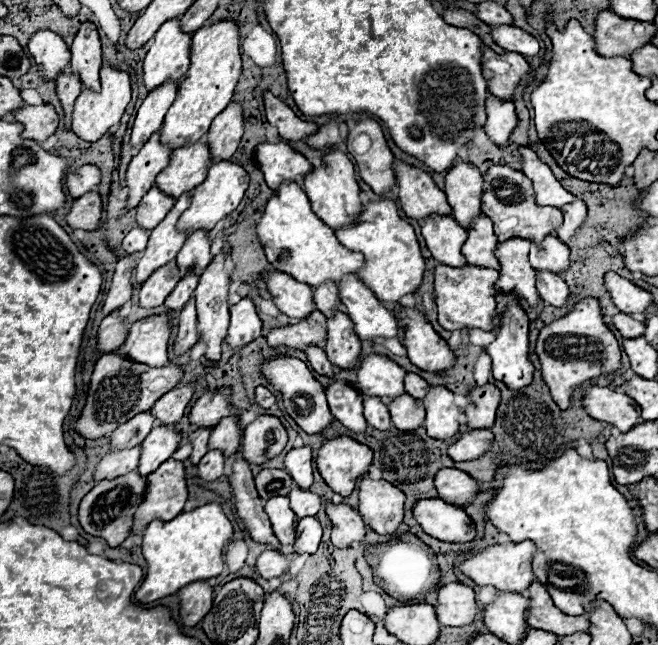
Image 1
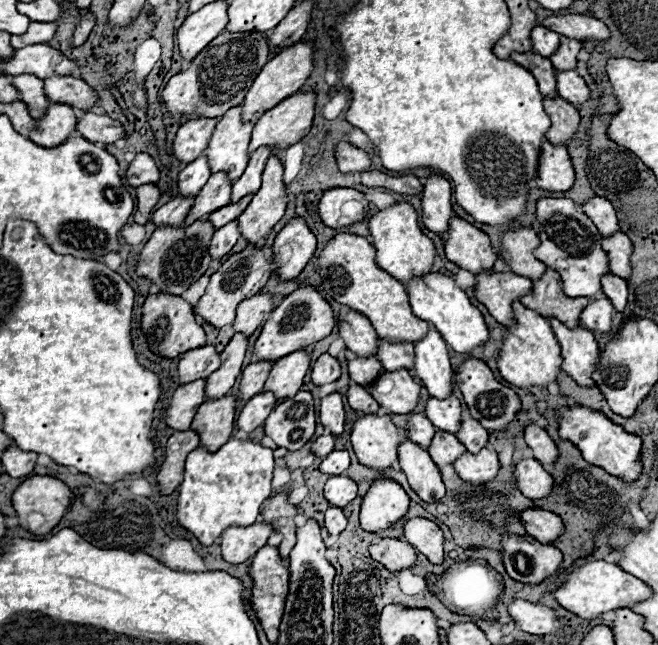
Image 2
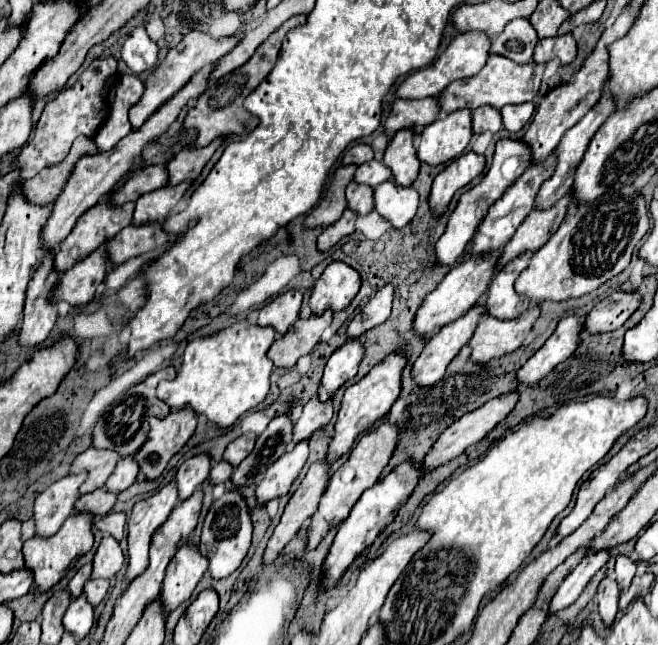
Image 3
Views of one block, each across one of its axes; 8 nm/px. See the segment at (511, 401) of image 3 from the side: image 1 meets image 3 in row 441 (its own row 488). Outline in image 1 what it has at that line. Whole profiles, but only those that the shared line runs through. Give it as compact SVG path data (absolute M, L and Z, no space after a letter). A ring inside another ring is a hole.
M442 468L436 474L436 490L444 502L464 506L480 494L480 482L456 468Z

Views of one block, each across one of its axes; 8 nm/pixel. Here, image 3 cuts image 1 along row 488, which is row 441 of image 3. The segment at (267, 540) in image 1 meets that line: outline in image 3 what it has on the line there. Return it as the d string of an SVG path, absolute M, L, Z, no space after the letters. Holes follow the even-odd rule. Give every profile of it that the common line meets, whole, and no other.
M244 434L244 436L238 436L234 442L230 442L230 446L226 448L224 452L224 460L228 460L234 468L254 450L254 444L256 444L256 434Z

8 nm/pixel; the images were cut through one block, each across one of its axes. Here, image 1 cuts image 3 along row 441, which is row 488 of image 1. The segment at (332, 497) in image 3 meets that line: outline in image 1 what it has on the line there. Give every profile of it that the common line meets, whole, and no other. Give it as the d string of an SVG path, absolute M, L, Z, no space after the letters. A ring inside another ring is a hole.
M362 478L358 482L360 490L360 516L378 534L396 534L404 520L406 496L386 480ZM402 510L402 512L400 512Z

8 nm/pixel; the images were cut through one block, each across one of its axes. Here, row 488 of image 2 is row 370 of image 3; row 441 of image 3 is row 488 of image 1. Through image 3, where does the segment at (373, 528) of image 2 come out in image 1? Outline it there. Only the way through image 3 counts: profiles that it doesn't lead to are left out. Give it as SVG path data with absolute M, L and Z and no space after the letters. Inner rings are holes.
M348 436L328 440L316 458L318 472L326 484L342 496L350 496L360 476L364 476L372 464L372 450Z

